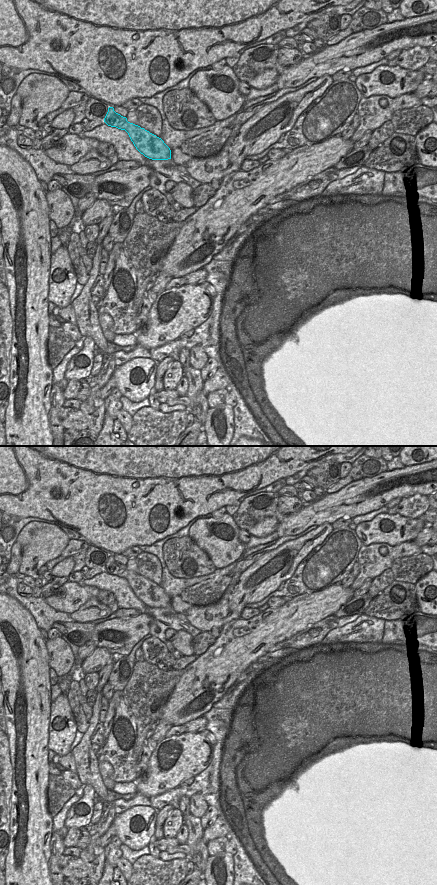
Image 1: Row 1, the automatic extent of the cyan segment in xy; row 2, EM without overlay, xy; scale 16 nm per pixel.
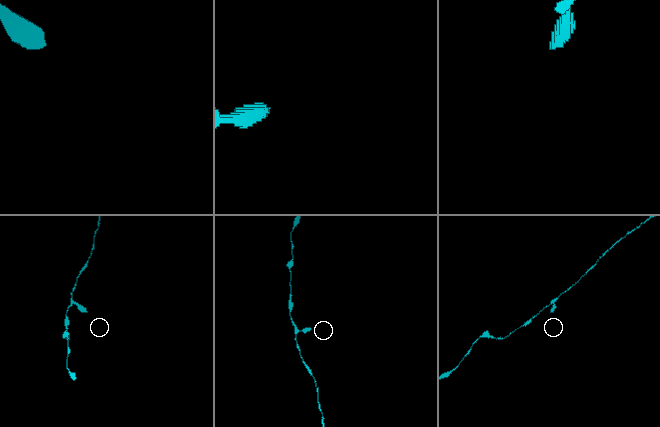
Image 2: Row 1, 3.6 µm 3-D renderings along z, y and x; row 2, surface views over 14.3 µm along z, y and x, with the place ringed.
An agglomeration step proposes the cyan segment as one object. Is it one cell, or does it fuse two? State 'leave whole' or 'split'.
leave whole

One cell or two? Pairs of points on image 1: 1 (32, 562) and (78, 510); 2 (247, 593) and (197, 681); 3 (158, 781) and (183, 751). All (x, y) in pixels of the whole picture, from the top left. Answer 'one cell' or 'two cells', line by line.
1: two cells
2: two cells
3: one cell

